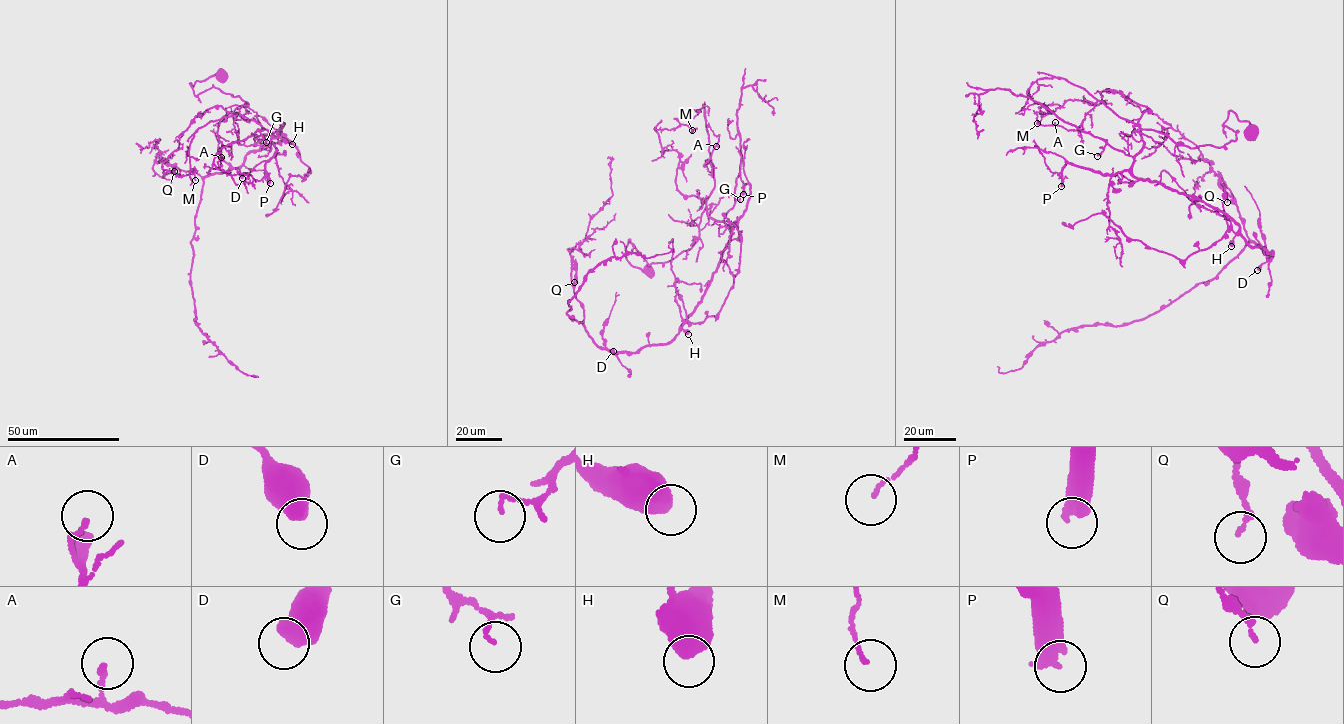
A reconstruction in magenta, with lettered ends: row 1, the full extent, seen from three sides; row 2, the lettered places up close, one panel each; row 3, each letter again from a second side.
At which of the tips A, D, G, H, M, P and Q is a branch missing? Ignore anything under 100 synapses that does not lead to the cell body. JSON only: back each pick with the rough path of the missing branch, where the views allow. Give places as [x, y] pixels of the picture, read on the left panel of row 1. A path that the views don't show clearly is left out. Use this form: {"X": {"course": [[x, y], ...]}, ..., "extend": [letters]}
{"P": {"course": [[270, 183], [280, 222], [283, 246], [279, 259], [287, 261], [290, 270], [302, 273], [305, 282], [302, 297]]}, "extend": ["P"]}

